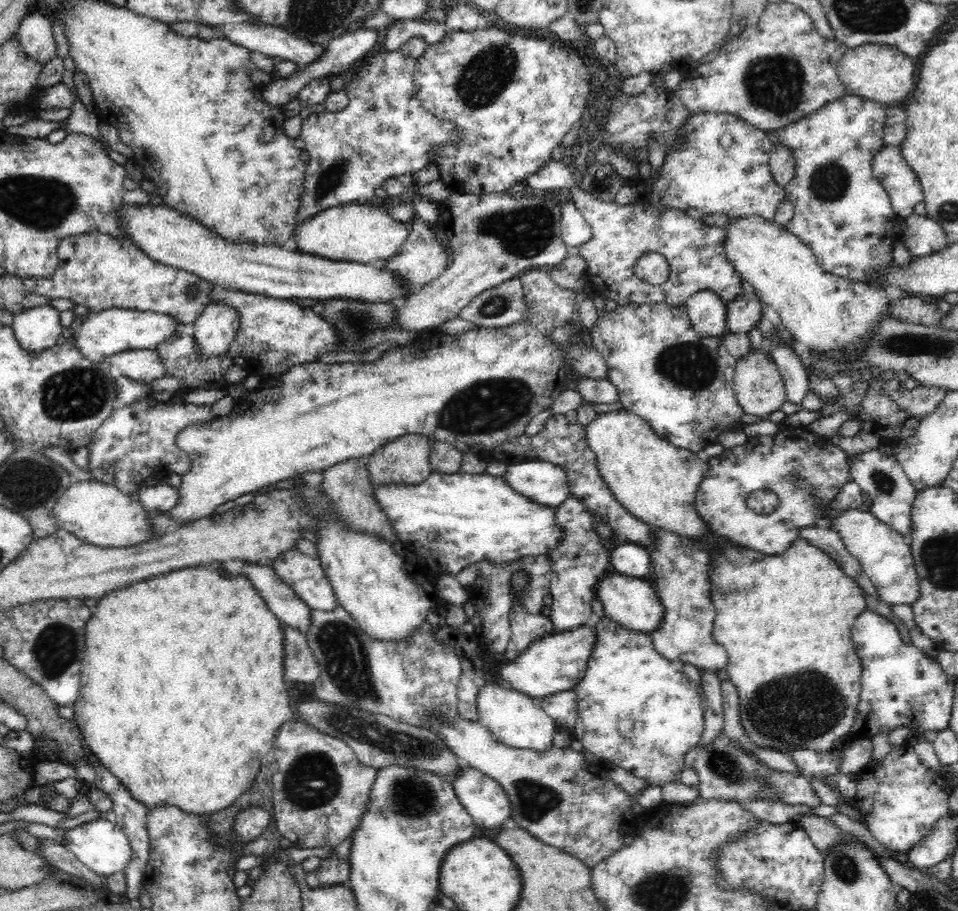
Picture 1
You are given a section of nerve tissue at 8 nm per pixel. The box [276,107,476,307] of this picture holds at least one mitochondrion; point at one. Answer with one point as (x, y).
(330, 180)

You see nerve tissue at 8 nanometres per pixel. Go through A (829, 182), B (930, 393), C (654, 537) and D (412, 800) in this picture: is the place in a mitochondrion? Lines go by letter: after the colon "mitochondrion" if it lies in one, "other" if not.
A: mitochondrion
B: other
C: other
D: mitochondrion

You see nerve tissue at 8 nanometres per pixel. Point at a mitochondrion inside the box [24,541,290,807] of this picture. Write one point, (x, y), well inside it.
(56, 646)

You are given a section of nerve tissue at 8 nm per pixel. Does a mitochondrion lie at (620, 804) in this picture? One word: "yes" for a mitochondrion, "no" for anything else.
no

